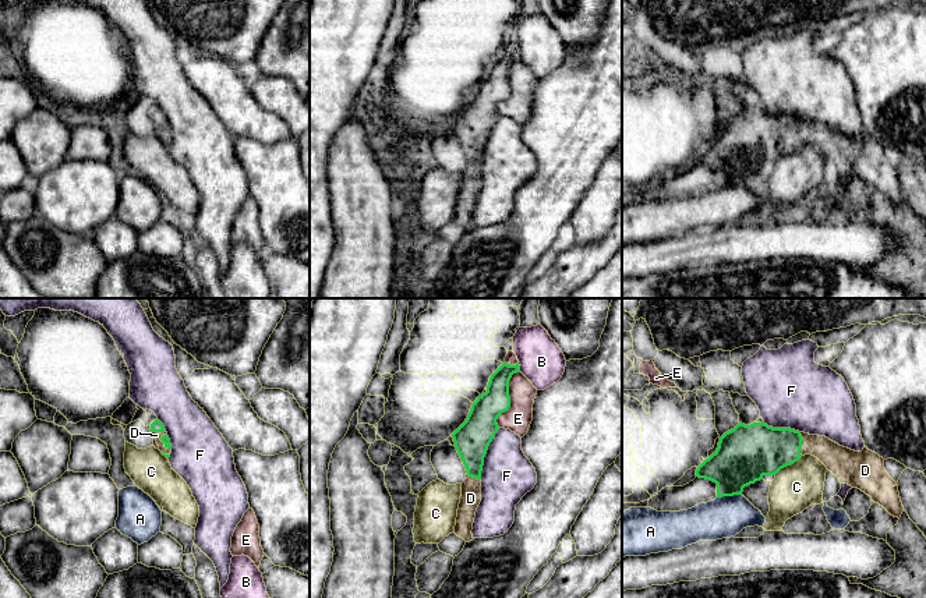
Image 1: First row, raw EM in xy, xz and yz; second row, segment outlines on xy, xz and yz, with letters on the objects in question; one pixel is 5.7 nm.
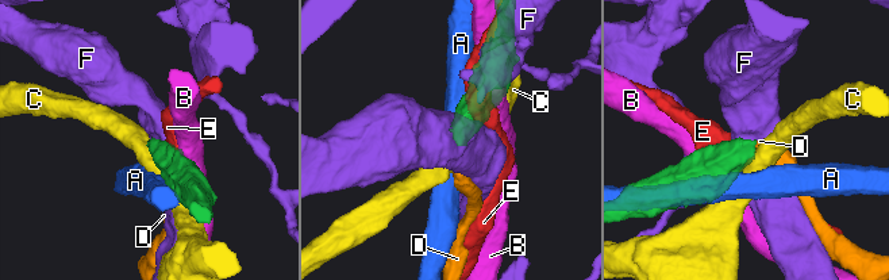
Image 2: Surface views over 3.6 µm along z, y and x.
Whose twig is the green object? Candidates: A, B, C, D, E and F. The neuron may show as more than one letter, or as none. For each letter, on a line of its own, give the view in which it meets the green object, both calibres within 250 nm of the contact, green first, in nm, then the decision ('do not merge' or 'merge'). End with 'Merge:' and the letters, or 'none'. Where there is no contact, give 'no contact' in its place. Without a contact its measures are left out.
A: contact in yz; calibres 320 and 240 nm; do not merge
B: contact in xz; calibres 160 and 260 nm; do not merge
C: contact in yz; calibres 320 and 260 nm; do not merge
D: contact in yz; calibres 300 and 170 nm; merge
E: contact in xz; calibres 190 and 160 nm; do not merge
F: contact in xz; calibres 200 and 300 nm; do not merge
Merge: D

